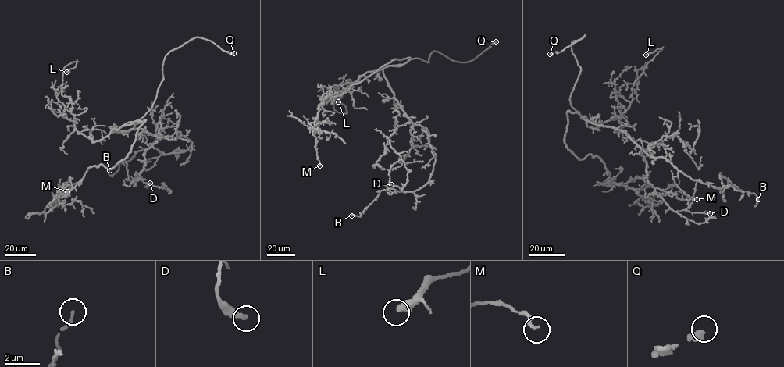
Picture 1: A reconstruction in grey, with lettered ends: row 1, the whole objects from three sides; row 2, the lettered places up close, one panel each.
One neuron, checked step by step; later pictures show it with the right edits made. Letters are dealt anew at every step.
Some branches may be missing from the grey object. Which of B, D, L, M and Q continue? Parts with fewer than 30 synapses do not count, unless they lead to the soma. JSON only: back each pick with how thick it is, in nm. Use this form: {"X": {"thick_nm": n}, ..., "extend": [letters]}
{"Q": {"thick_nm": 400}, "extend": ["Q"]}

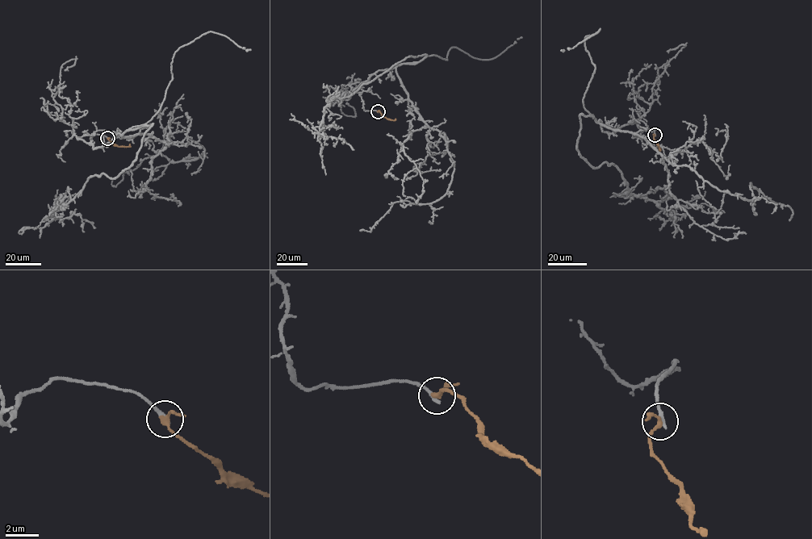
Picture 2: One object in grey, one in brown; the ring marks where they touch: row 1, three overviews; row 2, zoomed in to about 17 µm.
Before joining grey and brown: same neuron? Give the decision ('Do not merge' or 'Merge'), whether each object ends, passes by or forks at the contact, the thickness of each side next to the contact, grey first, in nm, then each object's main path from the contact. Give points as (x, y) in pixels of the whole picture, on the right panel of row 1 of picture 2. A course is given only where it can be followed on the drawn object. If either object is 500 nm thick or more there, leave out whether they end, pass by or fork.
Merge. At the ring grey ends. At the ring brown passes by. Thickness 280 nm (grey) against 240 nm. Course of grey: (655, 135), (640, 120), (611, 133), (599, 122), (719, 190), (752, 200), (751, 185), (793, 212). Course of brown: (655, 135), (654, 138), (659, 148)

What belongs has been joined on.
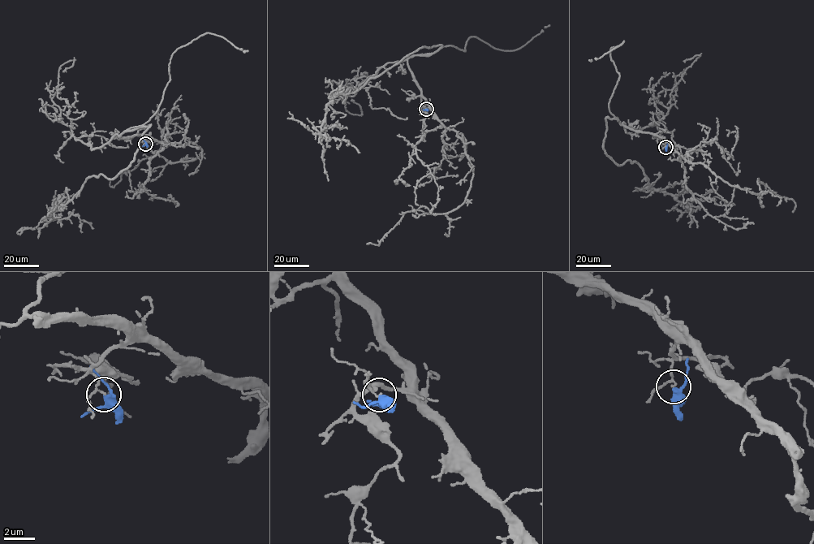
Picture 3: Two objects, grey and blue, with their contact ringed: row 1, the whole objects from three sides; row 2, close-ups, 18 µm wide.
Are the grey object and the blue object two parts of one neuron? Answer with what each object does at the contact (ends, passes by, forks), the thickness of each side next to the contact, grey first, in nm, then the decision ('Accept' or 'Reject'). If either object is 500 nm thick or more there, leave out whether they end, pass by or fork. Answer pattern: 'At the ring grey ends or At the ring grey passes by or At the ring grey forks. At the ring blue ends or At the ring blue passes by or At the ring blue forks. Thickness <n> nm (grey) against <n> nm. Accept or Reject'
At the ring grey passes by. At the ring blue forks. Thickness 100 nm (grey) against 280 nm. Reject

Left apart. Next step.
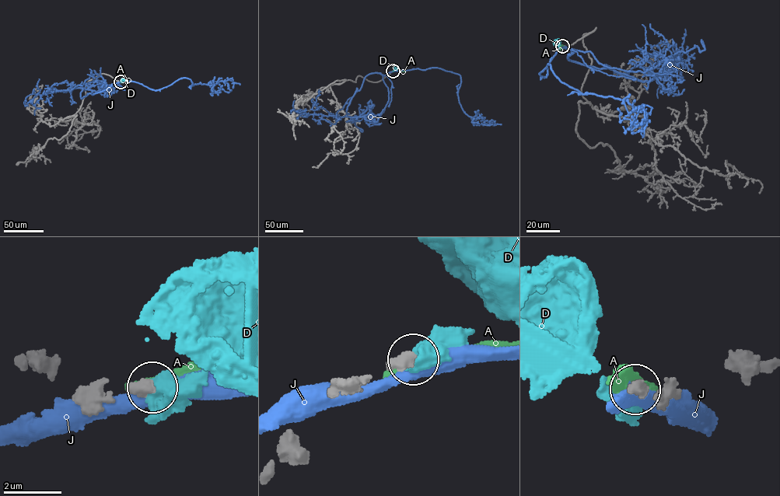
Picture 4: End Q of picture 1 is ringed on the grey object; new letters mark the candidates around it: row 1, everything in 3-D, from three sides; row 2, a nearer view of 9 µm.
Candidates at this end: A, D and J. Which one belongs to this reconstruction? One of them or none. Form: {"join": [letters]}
{"join": ["D"]}

